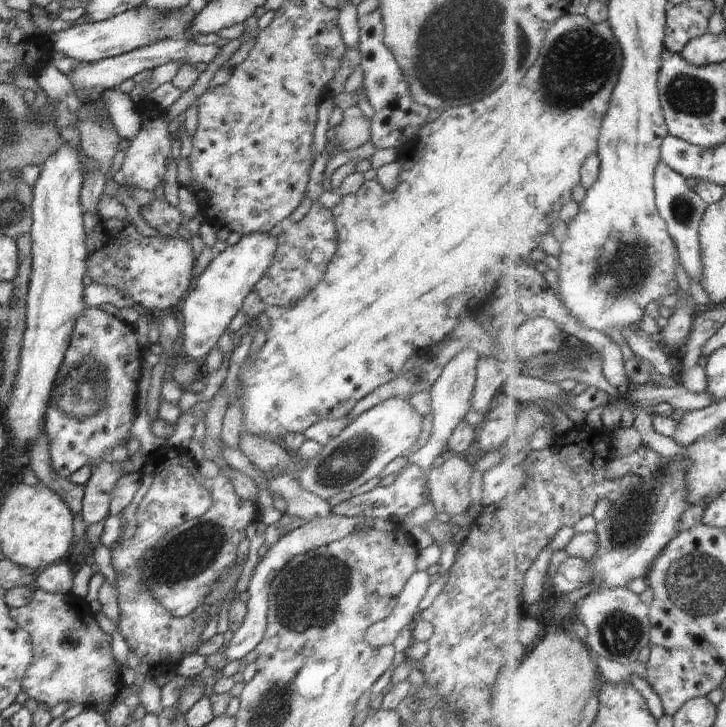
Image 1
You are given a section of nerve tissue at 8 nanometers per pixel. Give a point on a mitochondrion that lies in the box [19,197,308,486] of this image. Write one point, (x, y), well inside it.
(87, 387)

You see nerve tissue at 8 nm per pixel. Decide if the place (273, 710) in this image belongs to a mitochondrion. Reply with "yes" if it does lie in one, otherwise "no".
yes

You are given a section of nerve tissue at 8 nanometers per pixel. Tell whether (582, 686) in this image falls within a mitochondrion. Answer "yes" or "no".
no

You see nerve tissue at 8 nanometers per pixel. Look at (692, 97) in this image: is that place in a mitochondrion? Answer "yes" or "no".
yes

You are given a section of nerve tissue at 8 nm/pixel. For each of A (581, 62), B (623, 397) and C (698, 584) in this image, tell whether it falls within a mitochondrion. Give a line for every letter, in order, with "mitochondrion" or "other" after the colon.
A: mitochondrion
B: other
C: mitochondrion

